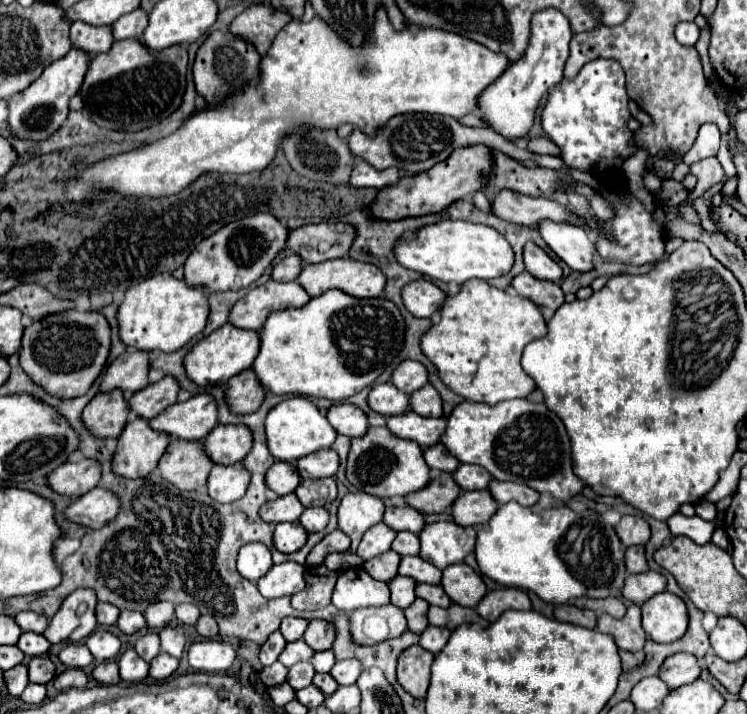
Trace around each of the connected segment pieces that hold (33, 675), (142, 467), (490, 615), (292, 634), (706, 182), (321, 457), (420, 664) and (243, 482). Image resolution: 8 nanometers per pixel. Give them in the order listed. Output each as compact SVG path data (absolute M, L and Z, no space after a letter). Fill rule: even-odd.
M49 656L31 658L29 662L29 682L47 684L55 676L55 664L49 660Z
M131 416L123 432L117 442L113 470L123 478L145 478L157 468L171 436L153 430L149 420L139 416Z
M501 588L489 592L477 606L479 616L489 622L495 622L505 610L531 610L529 596L519 588Z
M287 616L287 618L283 618L283 622L281 622L281 634L285 636L285 640L287 642L295 642L295 640L299 640L301 636L303 636L303 632L305 632L305 628L307 628L307 620L303 620L303 618L295 618L295 616Z
M715 156L693 162L691 164L691 174L695 174L699 178L697 186L690 191L685 201L691 206L693 206L694 200L702 197L711 186L715 186L717 182L725 182L725 172L723 172L723 168L721 168L721 164L719 164L719 160Z
M333 448L319 450L315 454L309 454L307 458L299 458L297 462L301 478L325 478L325 476L335 476L339 468L339 456L335 454Z
M411 646L401 652L397 664L397 680L413 698L425 698L433 658L435 656L421 646Z
M215 464L207 480L207 490L217 502L235 502L245 494L249 482L251 474L245 470L243 464Z

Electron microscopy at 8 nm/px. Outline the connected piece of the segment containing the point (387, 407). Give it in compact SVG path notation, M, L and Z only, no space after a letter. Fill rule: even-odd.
M391 382L377 384L369 392L369 406L383 416L395 416L409 410L409 396Z

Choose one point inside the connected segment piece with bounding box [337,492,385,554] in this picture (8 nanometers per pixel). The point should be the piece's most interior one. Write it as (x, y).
(358, 511)

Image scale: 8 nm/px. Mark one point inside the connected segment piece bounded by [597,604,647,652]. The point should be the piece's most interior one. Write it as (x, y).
(628, 633)

